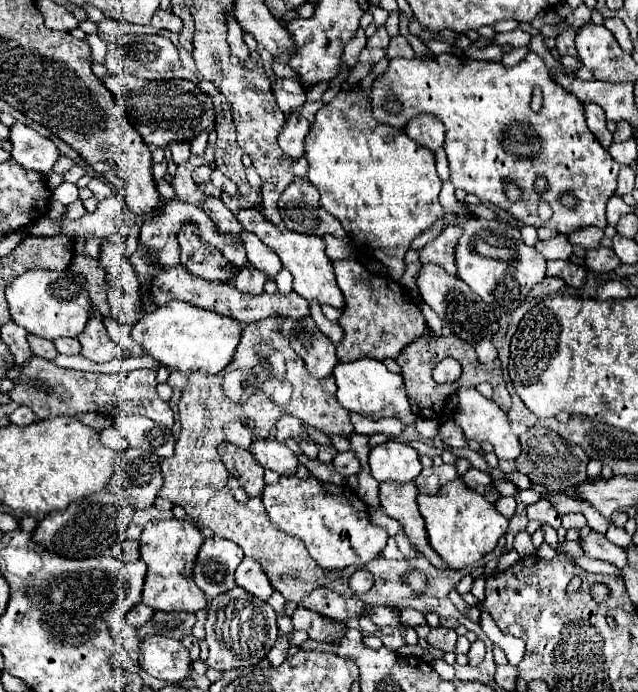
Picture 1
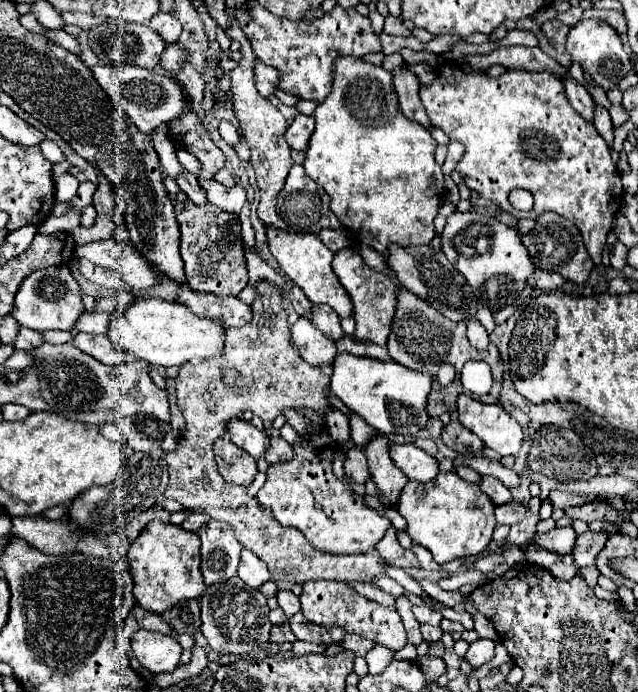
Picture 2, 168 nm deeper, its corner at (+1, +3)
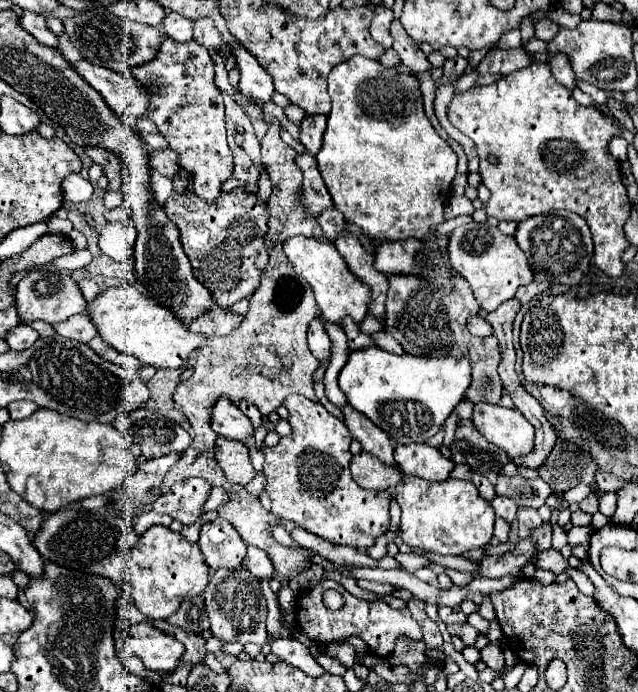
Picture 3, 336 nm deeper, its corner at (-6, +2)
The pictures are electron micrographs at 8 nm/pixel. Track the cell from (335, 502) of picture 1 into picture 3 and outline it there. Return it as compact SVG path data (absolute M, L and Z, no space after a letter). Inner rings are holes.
M288 396L284 406L290 414L292 434L276 446L264 446L266 486L260 492L262 506L280 520L292 522L332 544L366 550L390 526L390 492L364 490L350 474L352 436L342 420L332 416L320 402L304 396Z

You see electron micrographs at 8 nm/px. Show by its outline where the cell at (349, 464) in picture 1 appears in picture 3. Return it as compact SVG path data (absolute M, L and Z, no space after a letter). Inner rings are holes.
M360 452L350 464L354 480L368 490L388 490L402 480L402 470L380 462L368 452Z

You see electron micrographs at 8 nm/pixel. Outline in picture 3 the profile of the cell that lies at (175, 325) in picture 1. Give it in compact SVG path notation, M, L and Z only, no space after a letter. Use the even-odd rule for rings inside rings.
M128 284L118 288L106 288L104 292L100 292L86 306L86 314L92 318L98 336L106 344L154 368L182 368L188 354L206 340L206 336L190 332L188 326L176 320L176 316L168 308L156 304L156 300L140 294Z

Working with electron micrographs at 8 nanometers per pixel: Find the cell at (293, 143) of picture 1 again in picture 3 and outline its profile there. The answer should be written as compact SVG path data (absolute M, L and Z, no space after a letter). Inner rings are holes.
M314 114L314 116L304 116L300 124L300 142L310 154L316 154L322 146L322 136L326 130L326 116L324 114Z

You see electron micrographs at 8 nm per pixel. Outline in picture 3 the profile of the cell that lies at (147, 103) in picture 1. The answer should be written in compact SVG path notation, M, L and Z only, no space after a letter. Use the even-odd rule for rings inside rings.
M86 60L74 62L72 66L78 72L78 76L86 84L90 84L102 96L102 100L110 106L110 110L116 112L124 122L134 126L134 122L140 116L144 116L148 96L144 96L144 88L140 88L136 80L120 72L108 70L104 66L90 64Z

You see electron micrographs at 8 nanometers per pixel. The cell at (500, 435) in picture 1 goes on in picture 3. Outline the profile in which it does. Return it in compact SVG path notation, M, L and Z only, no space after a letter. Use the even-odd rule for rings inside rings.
M480 402L474 406L474 426L476 430L492 444L496 444L498 448L506 450L506 454L510 458L516 458L516 456L524 456L528 452L534 450L534 426L516 410L516 408L504 408L504 406L498 406L498 404L486 404L486 402Z

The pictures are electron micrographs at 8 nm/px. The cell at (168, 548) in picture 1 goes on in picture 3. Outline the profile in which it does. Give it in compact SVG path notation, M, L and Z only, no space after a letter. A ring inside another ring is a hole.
M152 526L138 538L128 562L128 574L128 596L150 620L166 620L172 616L182 600L202 594L210 578L198 544L184 540L180 532L172 532L166 526Z

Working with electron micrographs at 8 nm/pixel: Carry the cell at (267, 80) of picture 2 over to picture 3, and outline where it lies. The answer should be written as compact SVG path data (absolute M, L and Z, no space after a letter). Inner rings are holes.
M230 44L230 54L236 60L236 68L240 72L240 92L260 104L270 102L272 98L272 80L270 76L264 72L264 68L260 68L260 64L256 64L256 58L246 52L240 44Z

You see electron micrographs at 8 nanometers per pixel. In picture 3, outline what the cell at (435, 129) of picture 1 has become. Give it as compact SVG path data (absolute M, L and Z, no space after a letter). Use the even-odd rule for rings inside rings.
M394 20L394 22L392 22L392 26L390 26L390 36L394 38L394 50L396 50L398 56L402 58L402 64L408 66L414 76L416 76L418 72L430 70L428 58L424 56L424 52L420 50L418 44L412 44L412 40L408 40L408 32L404 32L404 26L400 24L400 20Z

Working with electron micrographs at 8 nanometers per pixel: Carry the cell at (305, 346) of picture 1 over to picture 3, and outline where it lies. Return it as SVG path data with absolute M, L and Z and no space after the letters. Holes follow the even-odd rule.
M314 318L308 328L308 348L310 348L312 356L318 358L320 362L326 362L330 358L332 344L330 344L330 338L324 330L324 324L318 318Z

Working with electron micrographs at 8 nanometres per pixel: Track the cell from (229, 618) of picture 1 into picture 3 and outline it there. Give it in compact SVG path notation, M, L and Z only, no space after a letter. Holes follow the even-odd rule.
M244 566L236 568L236 570L228 570L228 568L218 568L204 592L204 600L206 600L206 612L210 618L210 630L216 638L224 640L224 642L240 642L240 644L248 644L254 642L258 646L264 646L268 636L266 636L266 600L260 588L260 580L256 576L252 576Z

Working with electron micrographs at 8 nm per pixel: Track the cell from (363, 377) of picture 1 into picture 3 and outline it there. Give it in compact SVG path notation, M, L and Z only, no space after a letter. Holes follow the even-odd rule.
M378 346L354 350L340 372L338 384L348 404L368 416L394 442L412 444L426 442L454 412L472 382L472 366L468 358L422 358L410 354L390 354Z

